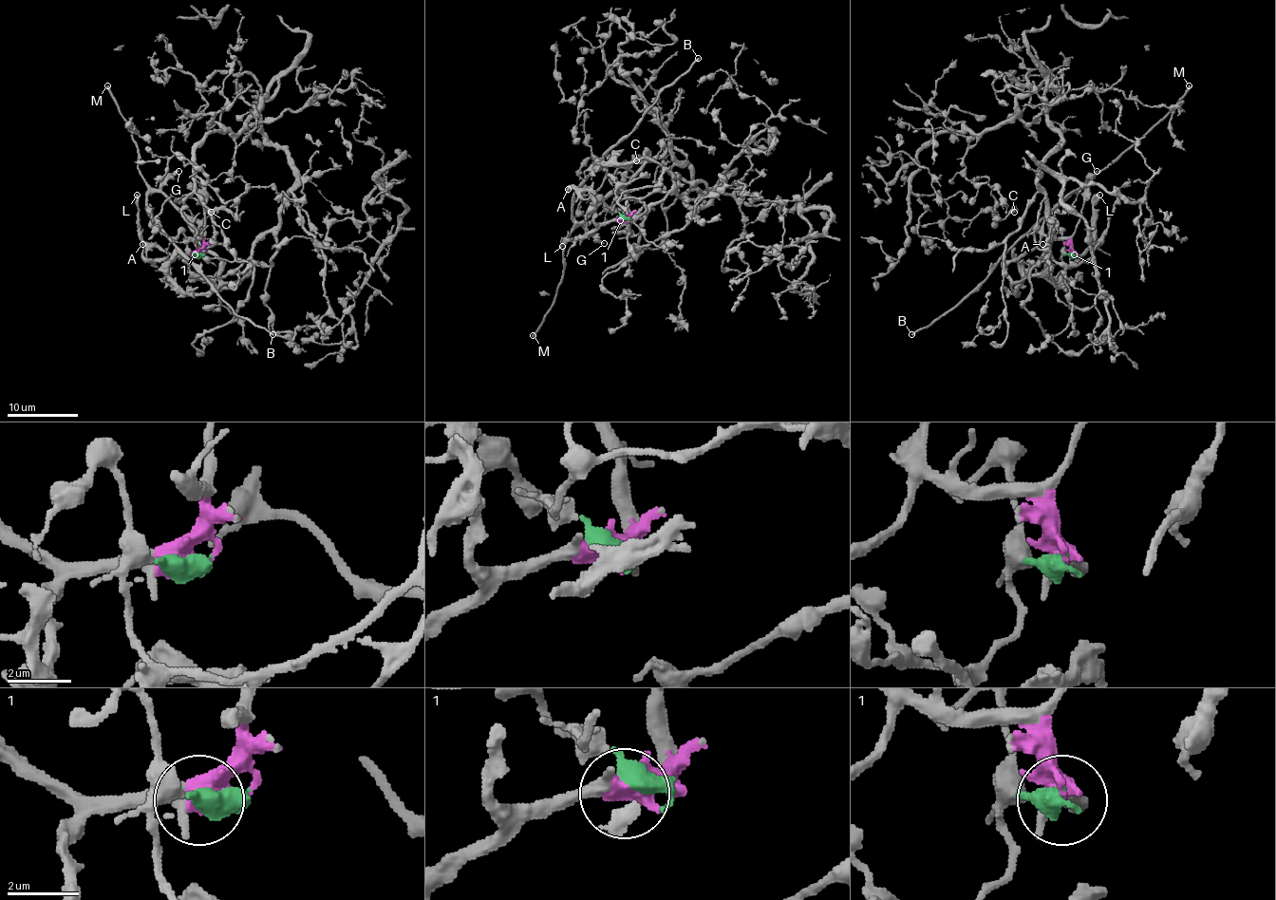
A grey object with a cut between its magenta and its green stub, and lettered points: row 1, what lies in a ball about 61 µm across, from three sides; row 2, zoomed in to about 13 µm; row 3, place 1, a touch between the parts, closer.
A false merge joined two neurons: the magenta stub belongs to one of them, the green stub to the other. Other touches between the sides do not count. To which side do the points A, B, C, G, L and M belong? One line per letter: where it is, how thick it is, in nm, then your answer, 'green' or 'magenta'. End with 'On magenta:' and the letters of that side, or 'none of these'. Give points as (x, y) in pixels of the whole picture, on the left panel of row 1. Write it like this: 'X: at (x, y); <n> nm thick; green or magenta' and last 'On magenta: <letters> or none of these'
A: at (142, 244); 130 nm thick; magenta
B: at (272, 334); 220 nm thick; magenta
C: at (211, 212); 480 nm thick; green
G: at (178, 171); 220 nm thick; magenta
L: at (137, 195); 460 nm thick; magenta
M: at (107, 85); 320 nm thick; magenta
On magenta: A, B, G, L, M

